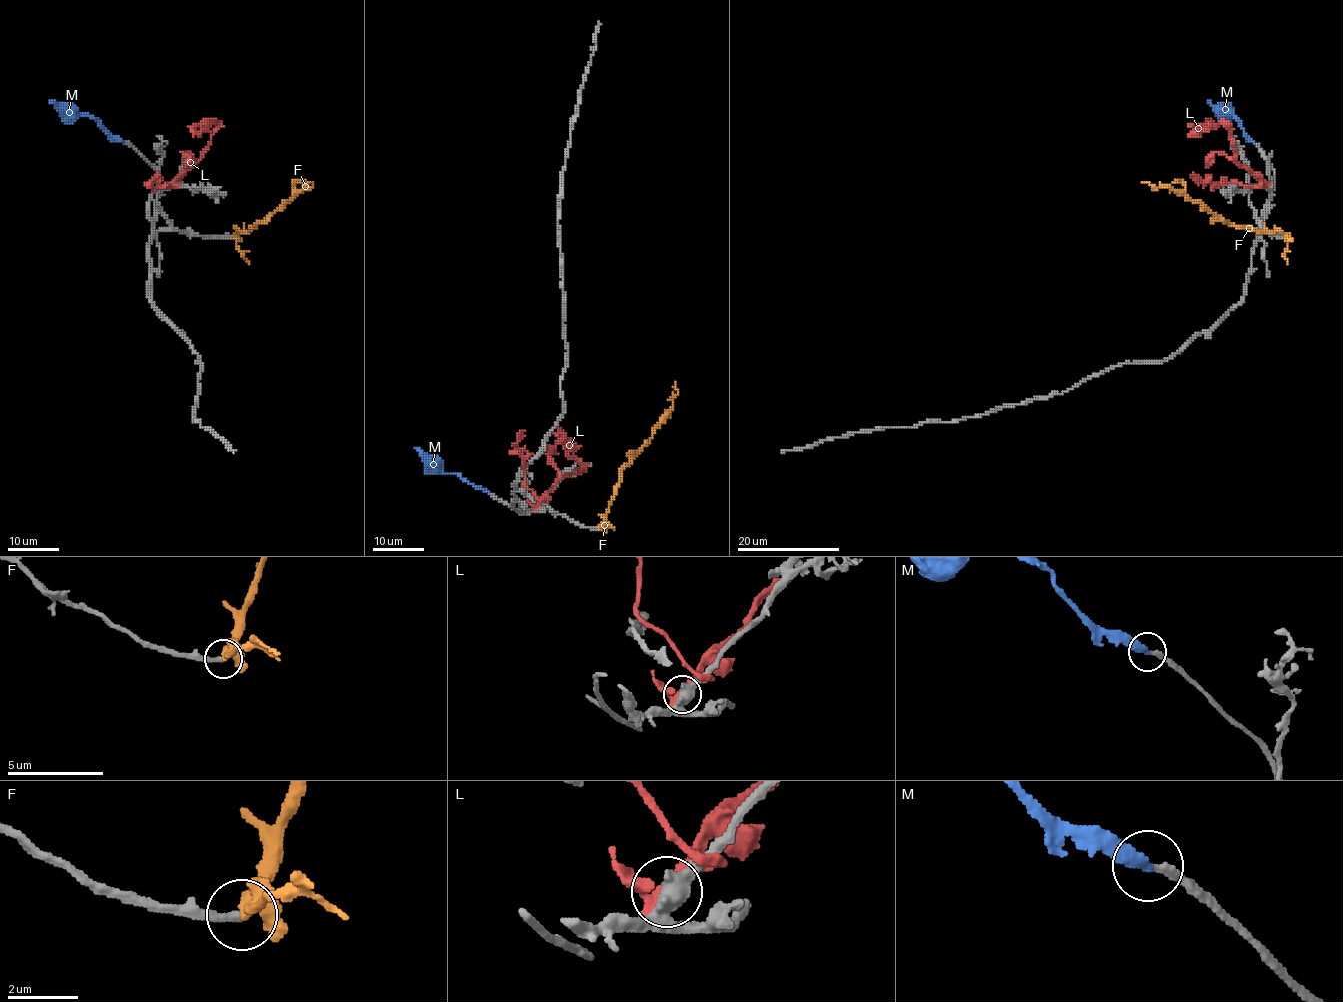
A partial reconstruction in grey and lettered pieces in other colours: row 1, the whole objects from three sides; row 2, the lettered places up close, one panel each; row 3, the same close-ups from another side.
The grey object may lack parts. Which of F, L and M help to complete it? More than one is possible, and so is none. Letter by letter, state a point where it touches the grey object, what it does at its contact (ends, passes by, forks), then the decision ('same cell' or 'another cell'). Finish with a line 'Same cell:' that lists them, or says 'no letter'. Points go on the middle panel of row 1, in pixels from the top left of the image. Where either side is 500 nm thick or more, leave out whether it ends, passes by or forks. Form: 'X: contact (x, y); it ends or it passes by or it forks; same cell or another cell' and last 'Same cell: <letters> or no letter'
F: contact (599, 529); it forks; another cell
L: contact (536, 506); it passes by; another cell
M: contact (489, 493); it ends; another cell
Same cell: no letter

